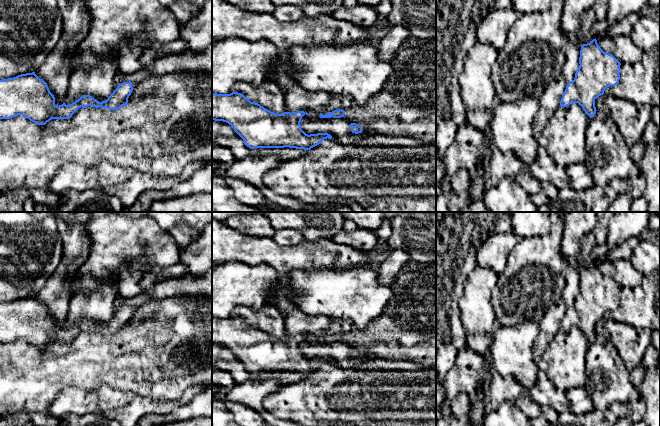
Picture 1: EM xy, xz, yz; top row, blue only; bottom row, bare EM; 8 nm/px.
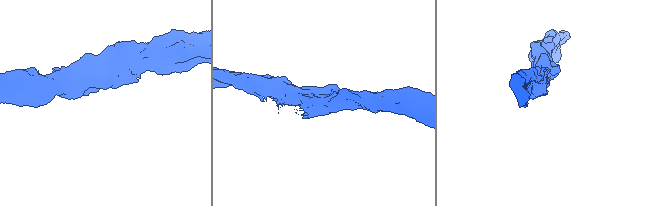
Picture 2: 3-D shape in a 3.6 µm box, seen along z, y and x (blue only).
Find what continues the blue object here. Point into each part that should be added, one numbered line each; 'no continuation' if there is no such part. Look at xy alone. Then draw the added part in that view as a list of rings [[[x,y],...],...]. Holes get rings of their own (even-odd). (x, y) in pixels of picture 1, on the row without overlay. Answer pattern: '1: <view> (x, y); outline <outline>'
no continuation

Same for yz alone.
no continuation

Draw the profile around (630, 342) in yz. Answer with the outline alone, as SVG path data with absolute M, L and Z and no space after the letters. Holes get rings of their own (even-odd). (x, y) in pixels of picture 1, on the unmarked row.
M605 317L595 323L595 331L614 345L629 372L640 366L652 340L650 329L636 328Z

